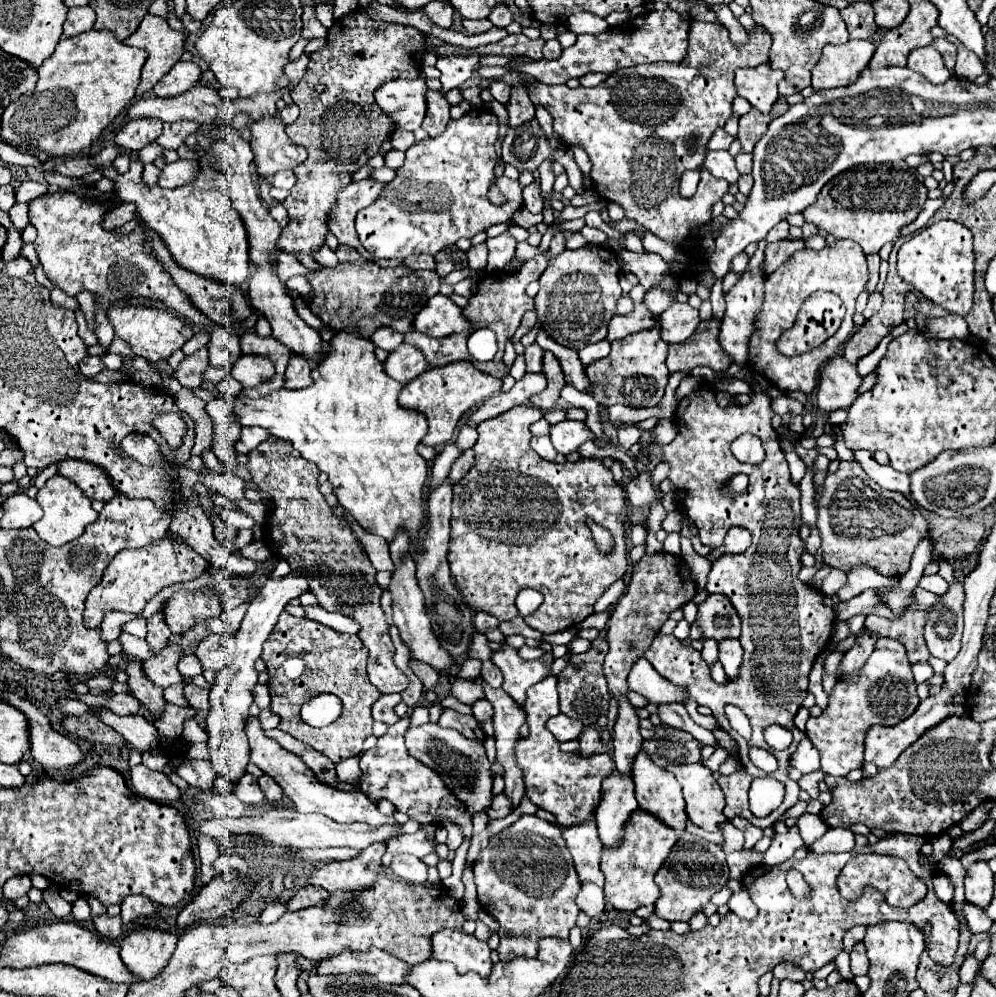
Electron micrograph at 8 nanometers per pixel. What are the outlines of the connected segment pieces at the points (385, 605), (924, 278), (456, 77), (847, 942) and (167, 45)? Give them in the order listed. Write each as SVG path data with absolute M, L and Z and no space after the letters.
M385 589L381 595L380 605L382 610L384 611L386 622L388 626L393 625L393 608L392 608L392 601L391 601L391 594L388 589Z
M948 219L936 221L936 223L928 225L926 229L922 229L920 233L916 233L906 243L902 243L902 247L898 249L898 263L896 263L898 275L902 277L902 281L912 285L924 297L930 297L932 299L930 303L948 309L952 315L966 317L974 305L974 253L972 253L972 245L974 245L972 231L968 231L968 227L964 227L962 223L948 221Z
M450 55L450 57L438 59L436 67L442 73L440 83L442 83L442 91L446 93L452 87L462 85L472 75L472 71L478 67L478 57L476 55L468 55L468 57Z
M856 925L856 927L848 929L846 935L844 935L844 949L846 949L846 951L852 951L854 943L862 941L864 935L866 935L866 927L864 927L864 925Z
M146 15L138 31L132 33L124 43L130 47L140 47L148 53L148 59L142 67L142 79L136 89L136 95L142 97L144 93L152 91L152 87L180 59L184 35L170 29L166 19L160 19L156 15Z

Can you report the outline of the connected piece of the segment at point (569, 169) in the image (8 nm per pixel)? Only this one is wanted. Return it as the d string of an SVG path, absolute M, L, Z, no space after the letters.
M536 117L512 131L508 129L502 145L502 159L514 165L518 171L536 171L546 159L558 161L564 165L570 185L576 189L576 193L582 193L582 173L574 163L572 151L552 151Z

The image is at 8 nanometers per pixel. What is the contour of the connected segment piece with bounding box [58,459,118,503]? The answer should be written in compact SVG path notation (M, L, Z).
M64 459L58 463L58 473L74 481L88 499L110 501L118 491L112 487L108 473L92 463L84 463L82 459Z

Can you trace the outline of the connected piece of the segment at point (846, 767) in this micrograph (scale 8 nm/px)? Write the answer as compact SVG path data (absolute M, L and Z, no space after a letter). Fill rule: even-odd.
M878 639L866 665L848 679L840 679L832 691L826 711L820 717L808 719L806 723L806 735L820 751L822 771L826 775L844 777L848 771L860 769L864 763L862 751L866 729L870 729L874 723L888 727L898 725L914 713L918 703L920 699L916 695L904 645L900 645L896 639Z

